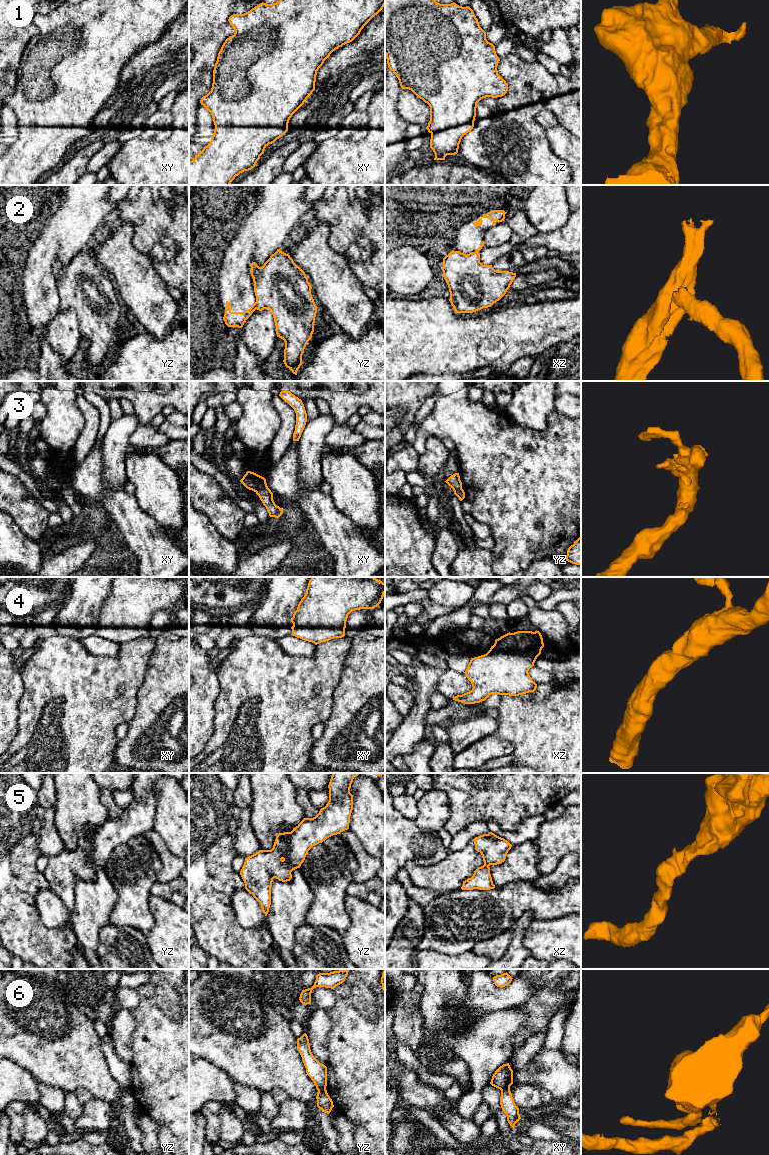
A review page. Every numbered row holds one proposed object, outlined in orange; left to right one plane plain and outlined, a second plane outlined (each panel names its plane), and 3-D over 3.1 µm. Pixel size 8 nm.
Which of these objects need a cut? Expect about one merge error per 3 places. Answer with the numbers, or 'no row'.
2, 3, 6

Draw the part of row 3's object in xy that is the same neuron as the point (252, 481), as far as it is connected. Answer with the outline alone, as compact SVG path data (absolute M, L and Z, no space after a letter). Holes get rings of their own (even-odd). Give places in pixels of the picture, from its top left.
M247 471L240 482L249 490L254 492L267 486L266 479L254 472Z

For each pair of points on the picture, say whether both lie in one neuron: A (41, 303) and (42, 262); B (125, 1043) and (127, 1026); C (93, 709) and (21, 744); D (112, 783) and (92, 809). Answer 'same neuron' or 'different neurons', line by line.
A: same neuron
B: same neuron
C: same neuron
D: different neurons

